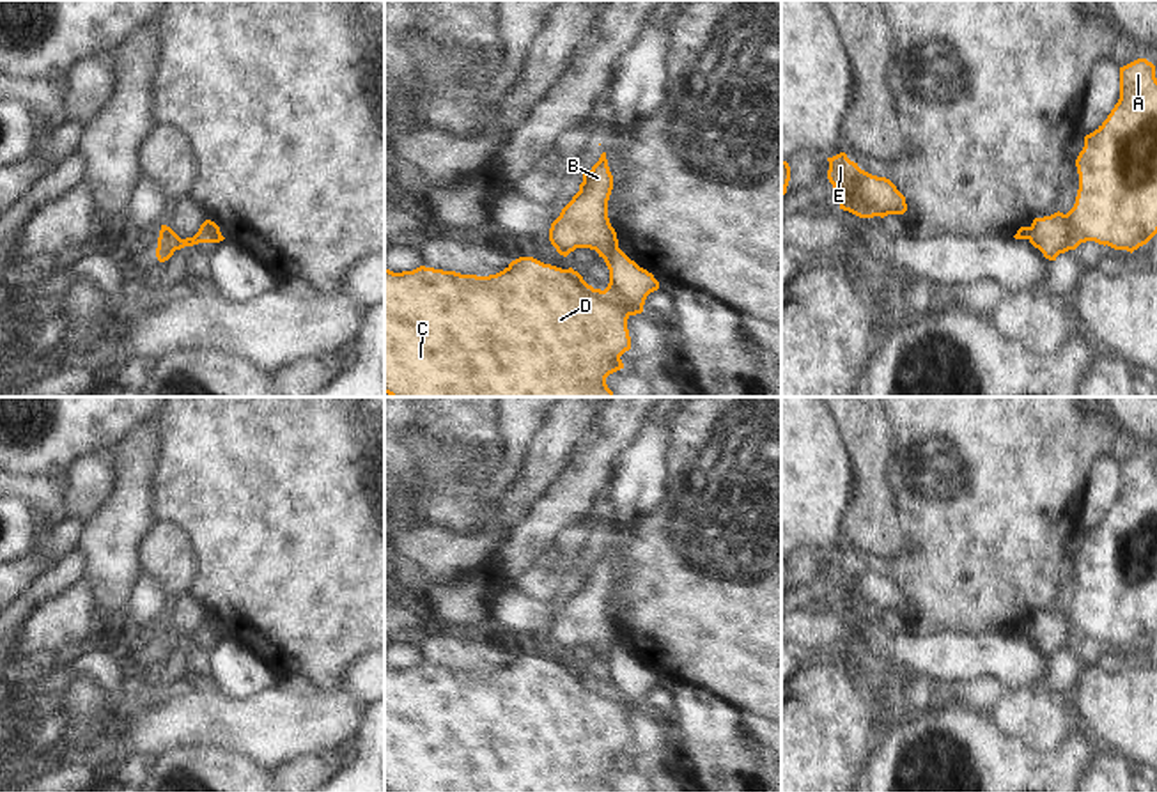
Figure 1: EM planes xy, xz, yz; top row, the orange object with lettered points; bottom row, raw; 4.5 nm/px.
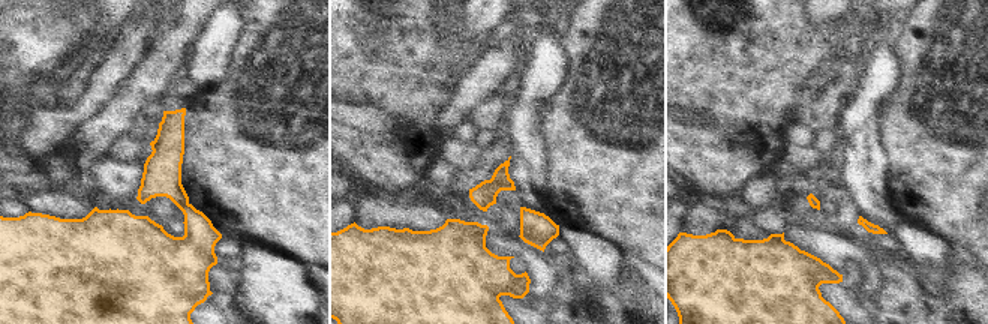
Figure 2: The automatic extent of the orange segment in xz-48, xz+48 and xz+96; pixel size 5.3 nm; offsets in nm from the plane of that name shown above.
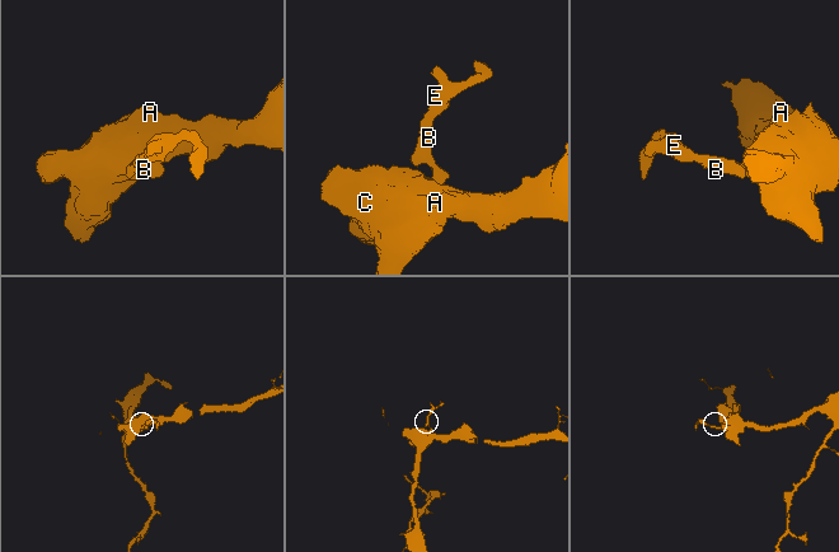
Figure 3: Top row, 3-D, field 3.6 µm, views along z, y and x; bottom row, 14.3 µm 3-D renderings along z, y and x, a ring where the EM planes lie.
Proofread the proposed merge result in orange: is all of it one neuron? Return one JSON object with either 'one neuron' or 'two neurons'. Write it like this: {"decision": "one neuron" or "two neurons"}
{"decision": "two neurons"}

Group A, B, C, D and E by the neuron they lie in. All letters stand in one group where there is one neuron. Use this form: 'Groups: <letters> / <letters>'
Groups: A C D / B E.

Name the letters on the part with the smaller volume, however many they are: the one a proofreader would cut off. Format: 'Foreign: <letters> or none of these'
Foreign: B, E

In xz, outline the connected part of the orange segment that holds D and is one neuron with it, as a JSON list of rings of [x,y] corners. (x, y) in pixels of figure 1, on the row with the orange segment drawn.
[[[618,246],[604,257],[604,262],[610,269],[610,283],[604,291],[588,285],[572,268],[562,269],[533,257],[519,257],[503,271],[489,276],[461,275],[425,266],[402,273],[384,268],[384,393],[390,397],[615,397],[606,384],[606,377],[624,369],[620,356],[631,349],[627,319],[643,312],[647,296],[659,289],[659,282]]]

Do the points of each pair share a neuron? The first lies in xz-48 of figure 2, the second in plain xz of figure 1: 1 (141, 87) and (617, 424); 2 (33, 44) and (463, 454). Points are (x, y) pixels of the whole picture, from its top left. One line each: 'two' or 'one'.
1: one
2: one

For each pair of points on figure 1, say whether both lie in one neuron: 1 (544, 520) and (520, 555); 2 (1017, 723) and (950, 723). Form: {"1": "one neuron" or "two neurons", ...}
{"1": "one neuron", "2": "two neurons"}

